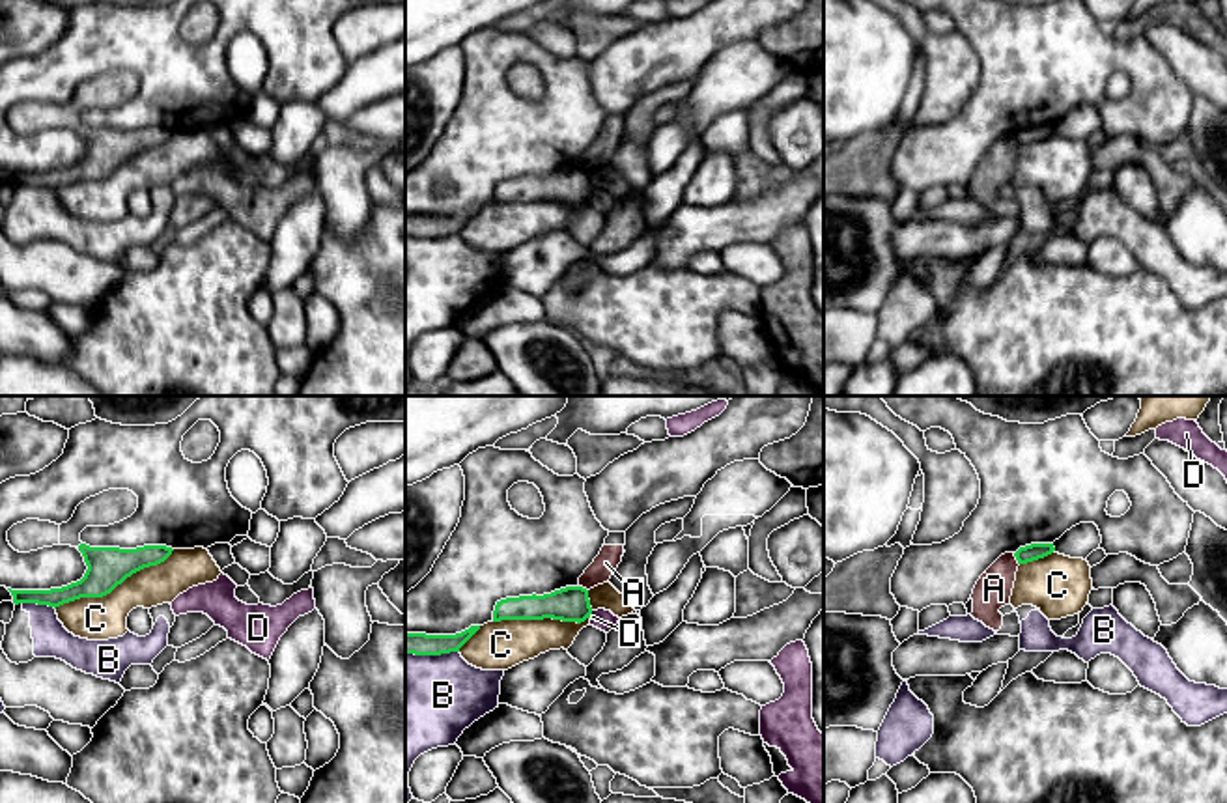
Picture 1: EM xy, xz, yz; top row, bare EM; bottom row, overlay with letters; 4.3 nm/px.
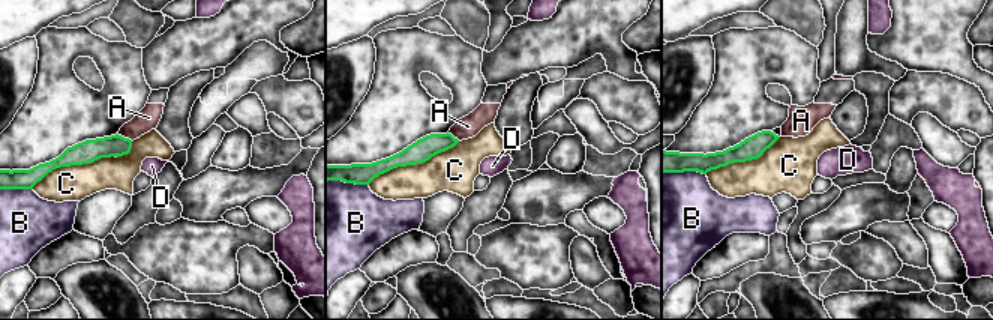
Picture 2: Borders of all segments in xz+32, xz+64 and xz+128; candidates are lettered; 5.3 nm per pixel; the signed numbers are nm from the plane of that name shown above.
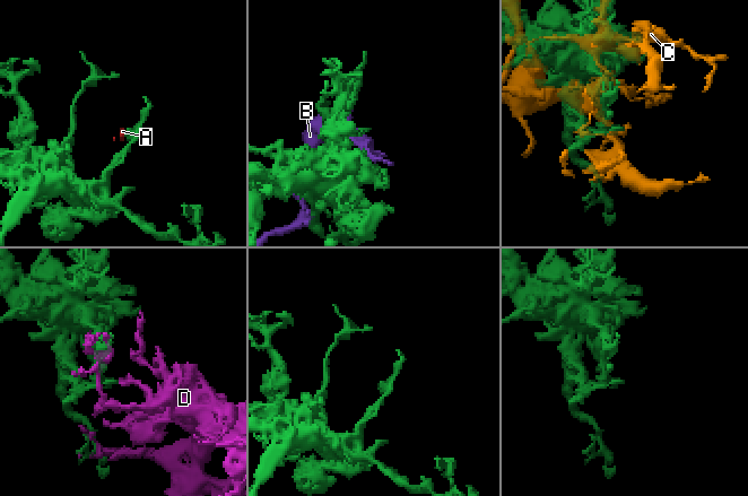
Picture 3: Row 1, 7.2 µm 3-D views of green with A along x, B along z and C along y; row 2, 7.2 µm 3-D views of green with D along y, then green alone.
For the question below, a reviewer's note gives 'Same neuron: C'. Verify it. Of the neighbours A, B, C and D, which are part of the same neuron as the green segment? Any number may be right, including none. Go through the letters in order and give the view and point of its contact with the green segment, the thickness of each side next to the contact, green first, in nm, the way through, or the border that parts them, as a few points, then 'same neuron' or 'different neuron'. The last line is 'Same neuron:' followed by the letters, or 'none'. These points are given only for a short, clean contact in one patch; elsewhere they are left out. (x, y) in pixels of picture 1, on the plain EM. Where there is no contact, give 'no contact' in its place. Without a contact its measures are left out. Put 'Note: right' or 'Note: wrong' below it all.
A: yz (1016, 140) | 70/160 nm | along yz (1013, 135), (1018, 146) | different neuron
B: xy (40, 185) | 120/160 nm | different neuron
C: xy (114, 169) | 180/190 nm | different neuron
D: xz (591, 195) | 150/90 nm | different neuron
Same neuron: none
Note: wrong

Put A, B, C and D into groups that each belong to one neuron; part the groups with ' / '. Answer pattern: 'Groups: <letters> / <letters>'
Groups: A D / B / C

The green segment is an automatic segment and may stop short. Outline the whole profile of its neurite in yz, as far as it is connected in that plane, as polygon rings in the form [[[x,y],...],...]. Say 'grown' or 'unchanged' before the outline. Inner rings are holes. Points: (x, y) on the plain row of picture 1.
unchanged | [[[1031,125],[1025,129],[1020,129],[1014,138],[1018,146],[1027,146],[1038,140],[1044,140],[1055,133],[1053,125]]]

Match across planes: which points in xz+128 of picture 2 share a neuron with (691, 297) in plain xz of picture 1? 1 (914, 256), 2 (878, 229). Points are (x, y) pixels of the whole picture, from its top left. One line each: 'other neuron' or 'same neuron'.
1: other neuron
2: other neuron

